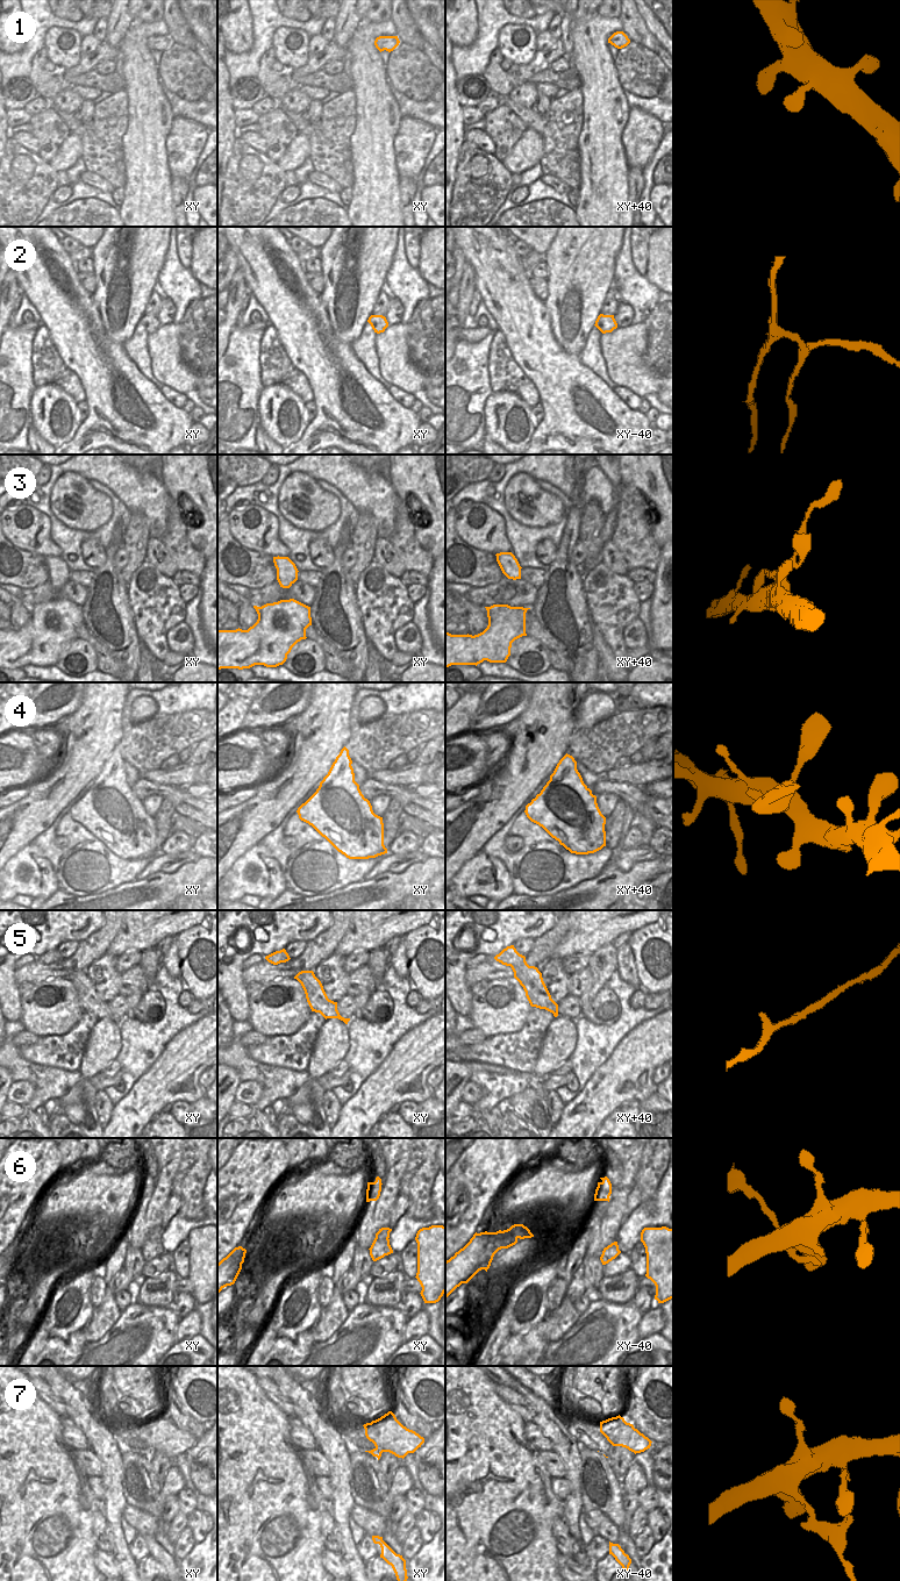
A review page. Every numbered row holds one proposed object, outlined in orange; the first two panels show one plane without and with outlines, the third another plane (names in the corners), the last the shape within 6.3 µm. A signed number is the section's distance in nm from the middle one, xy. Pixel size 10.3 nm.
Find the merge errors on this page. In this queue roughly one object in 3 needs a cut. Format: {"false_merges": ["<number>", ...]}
{"false_merges": ["2", "6", "7"]}

